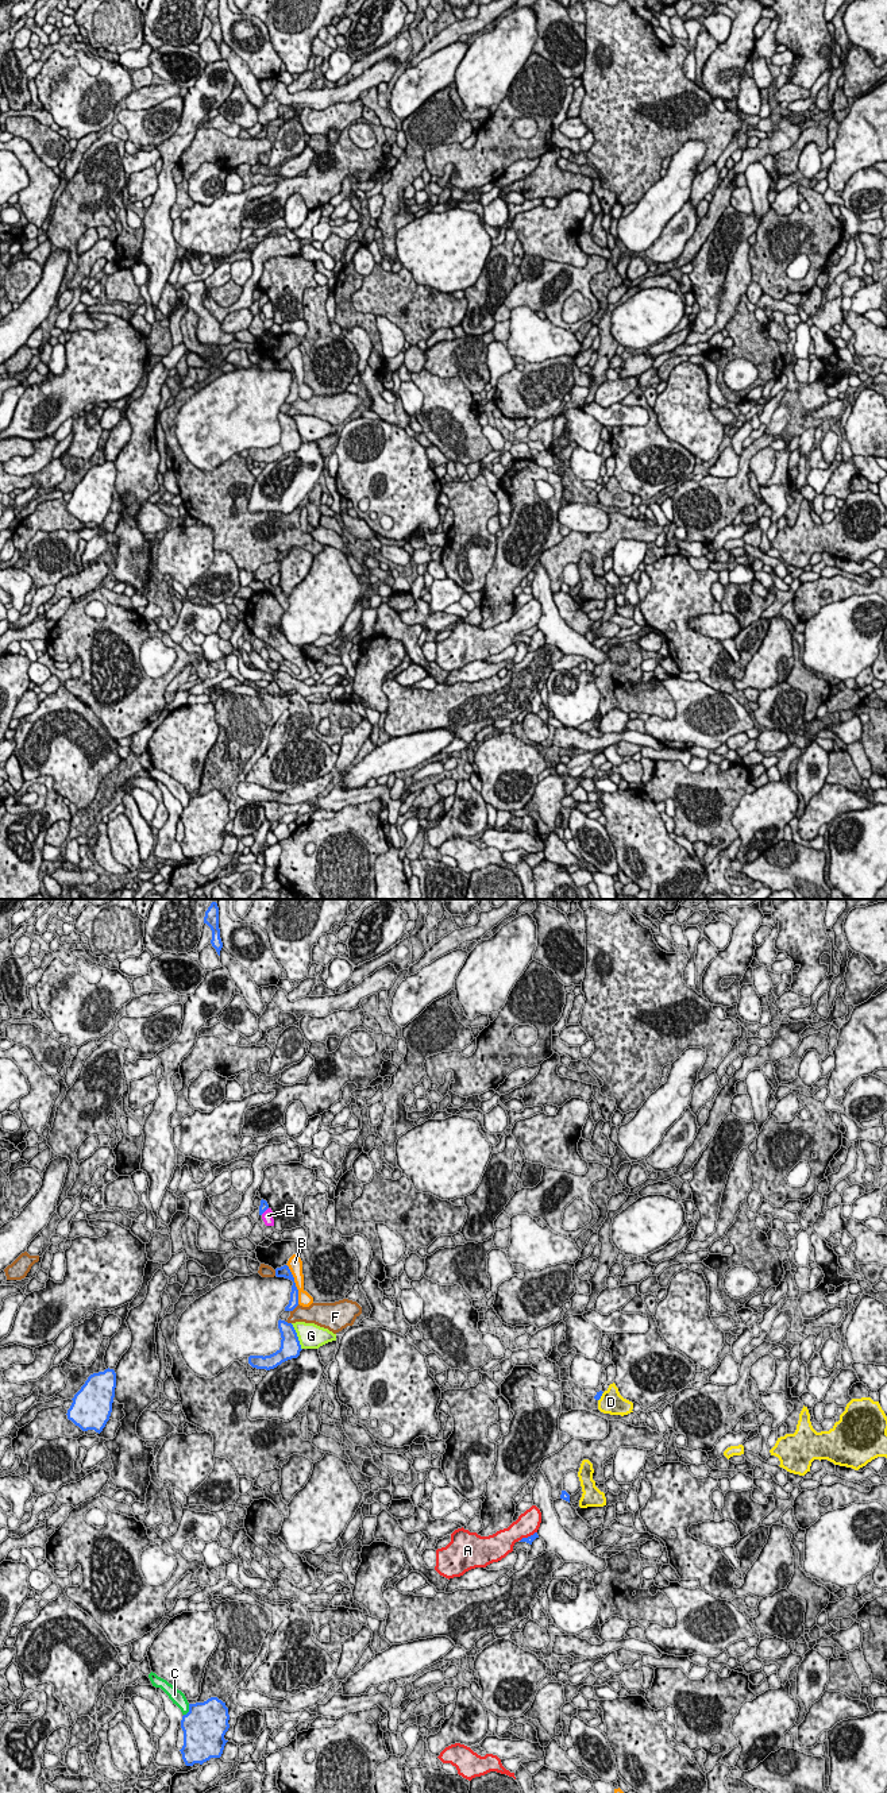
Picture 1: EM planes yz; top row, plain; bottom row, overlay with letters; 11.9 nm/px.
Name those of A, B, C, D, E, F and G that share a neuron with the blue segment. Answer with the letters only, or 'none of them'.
none of them

